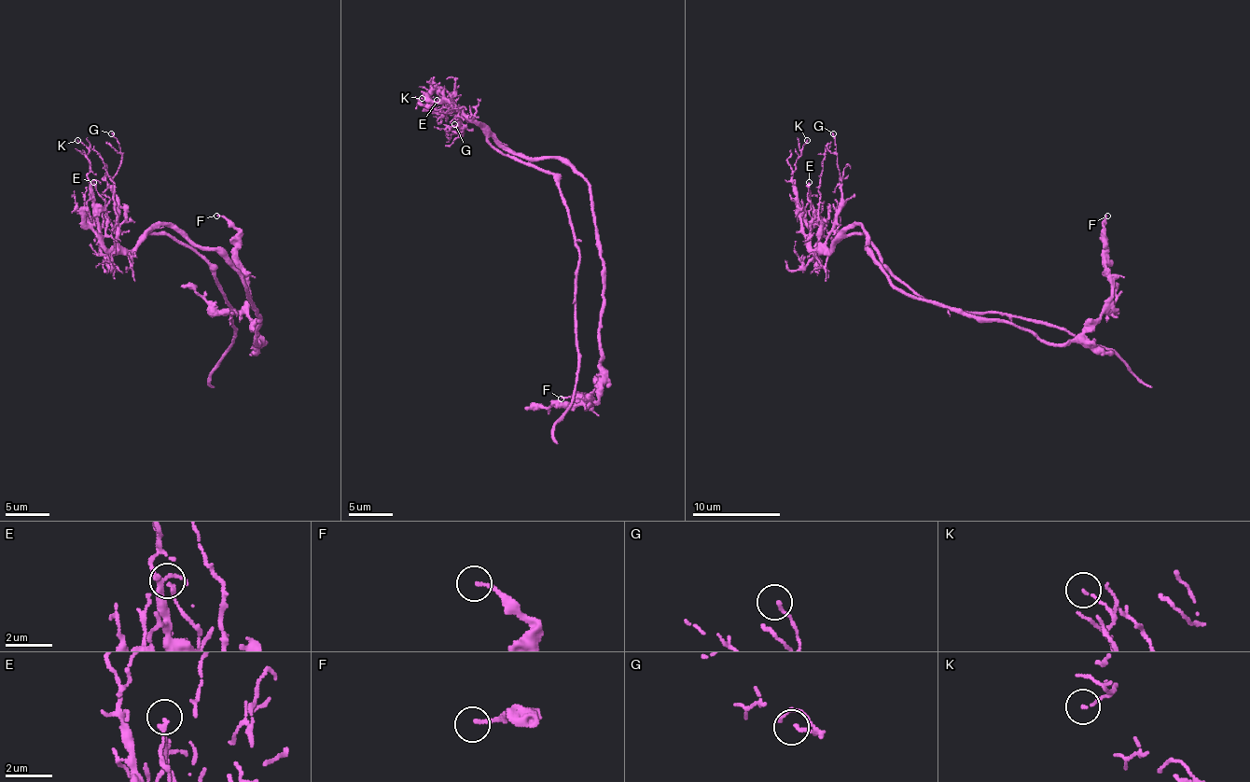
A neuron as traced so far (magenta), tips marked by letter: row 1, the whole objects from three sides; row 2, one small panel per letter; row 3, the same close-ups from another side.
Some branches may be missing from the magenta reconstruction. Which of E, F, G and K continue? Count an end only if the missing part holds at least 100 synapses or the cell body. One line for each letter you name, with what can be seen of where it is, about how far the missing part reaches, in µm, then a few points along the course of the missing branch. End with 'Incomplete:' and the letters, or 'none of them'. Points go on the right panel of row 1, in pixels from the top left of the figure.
Incomplete: none of them

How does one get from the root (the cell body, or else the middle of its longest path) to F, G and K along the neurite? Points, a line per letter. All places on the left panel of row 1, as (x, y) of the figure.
F: (221, 258), (258, 314), (256, 343), (237, 230), (216, 216)
G: (221, 258), (192, 246), (164, 224), (157, 224), (131, 250), (118, 244), (113, 177), (122, 153), (111, 133)
K: (221, 258), (192, 246), (164, 224), (157, 224), (131, 250), (108, 250), (87, 177), (89, 149), (77, 140)

